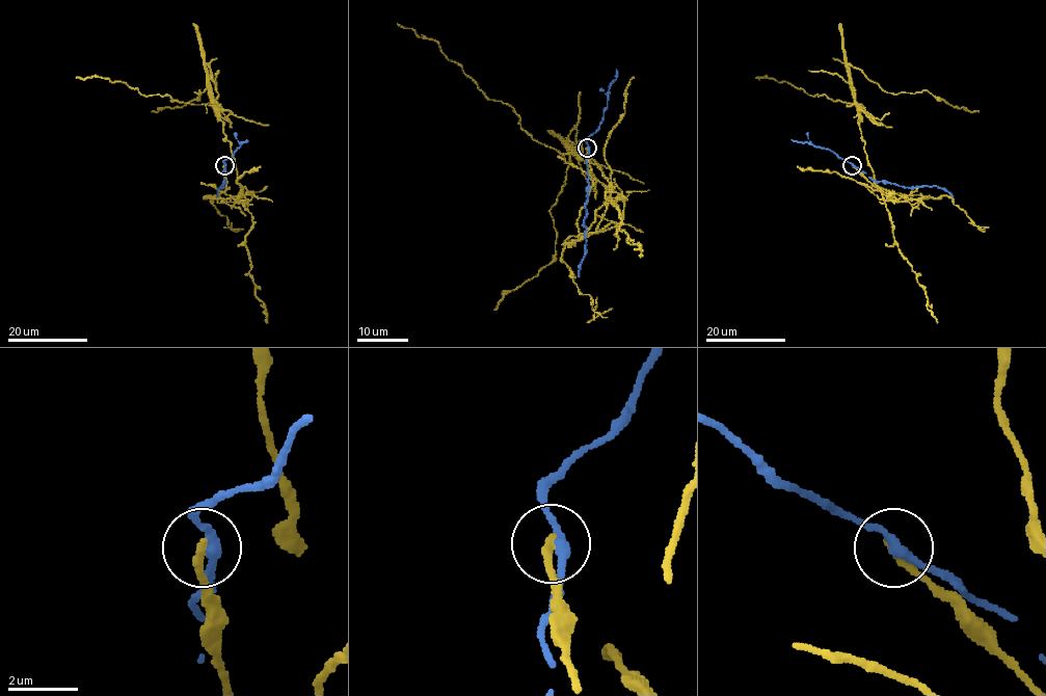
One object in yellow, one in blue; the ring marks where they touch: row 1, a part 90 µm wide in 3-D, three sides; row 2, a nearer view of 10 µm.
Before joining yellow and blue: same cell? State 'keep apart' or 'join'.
keep apart

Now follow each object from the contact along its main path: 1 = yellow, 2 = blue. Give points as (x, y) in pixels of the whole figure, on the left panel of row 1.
1: (223, 165), (228, 188), (216, 195), (241, 196), (209, 65), (198, 97), (152, 111)
2: (224, 165), (224, 181), (217, 196)

